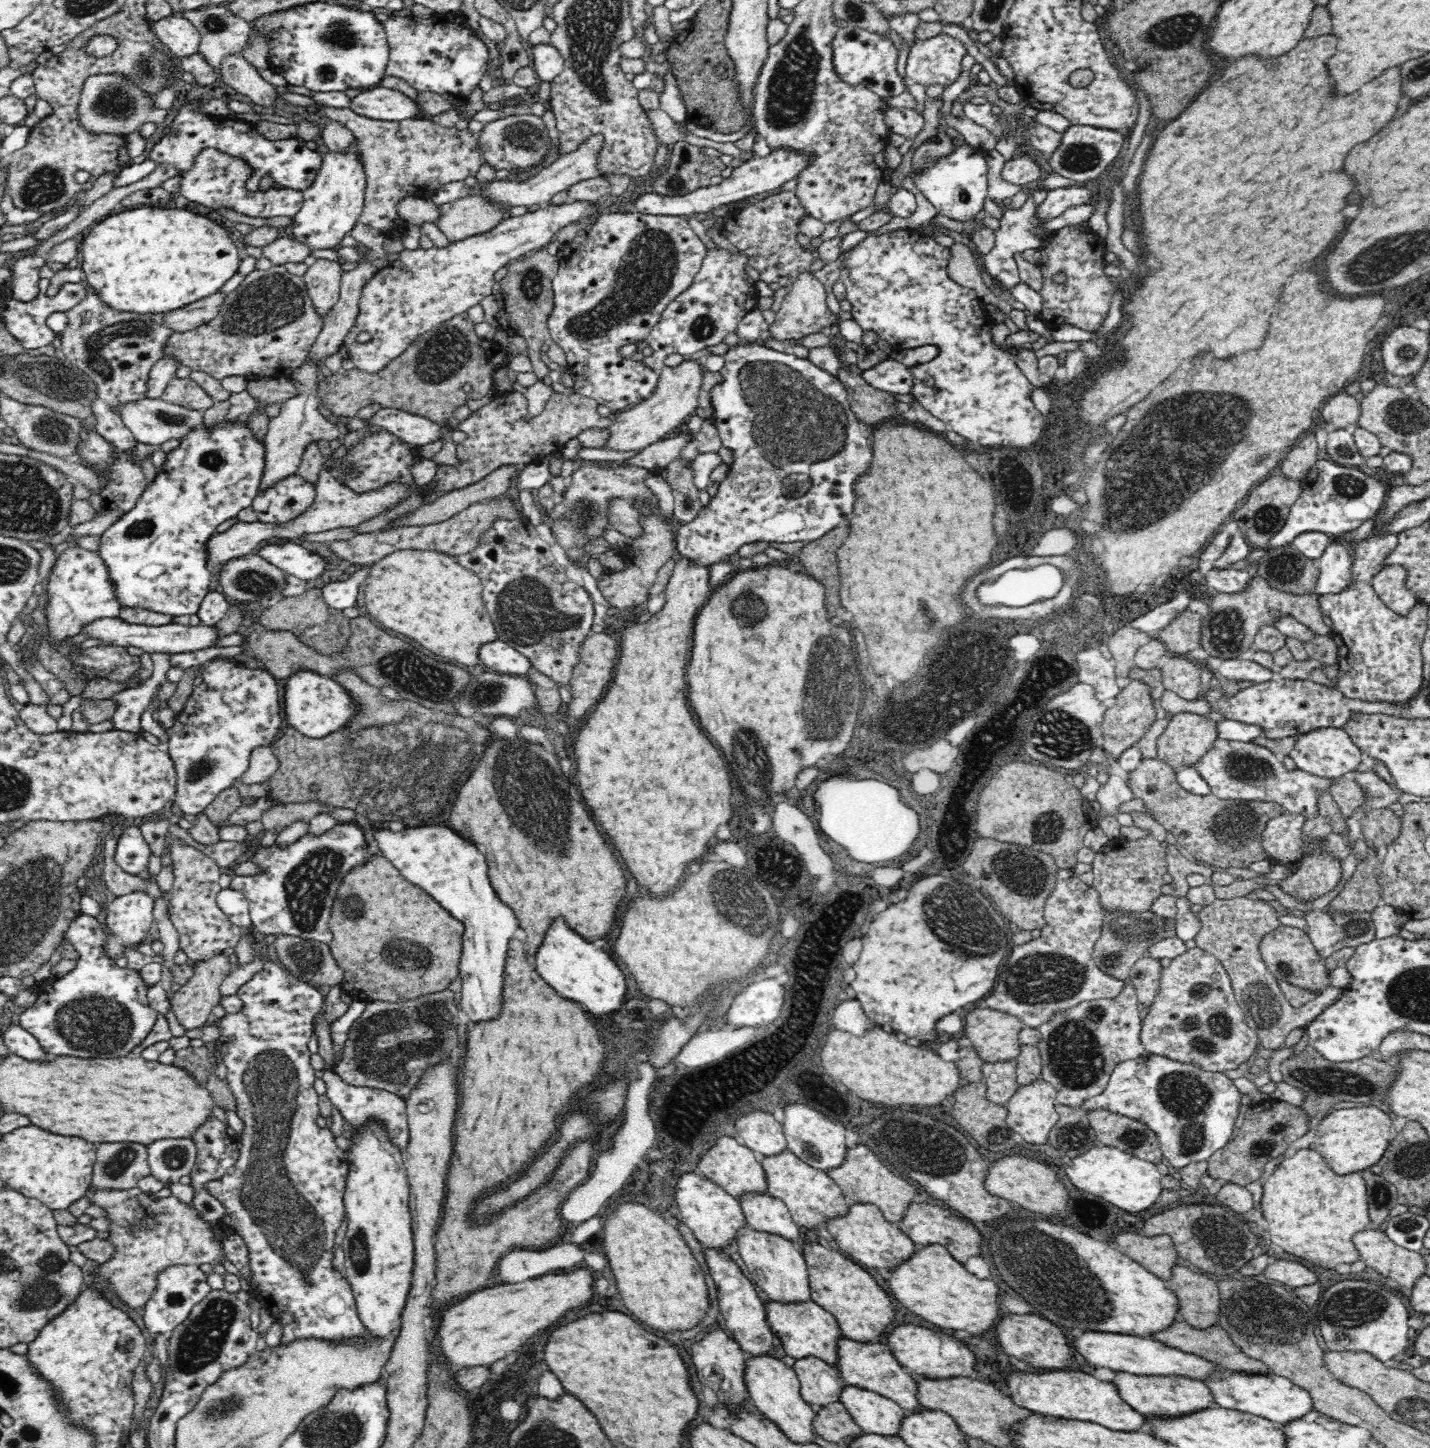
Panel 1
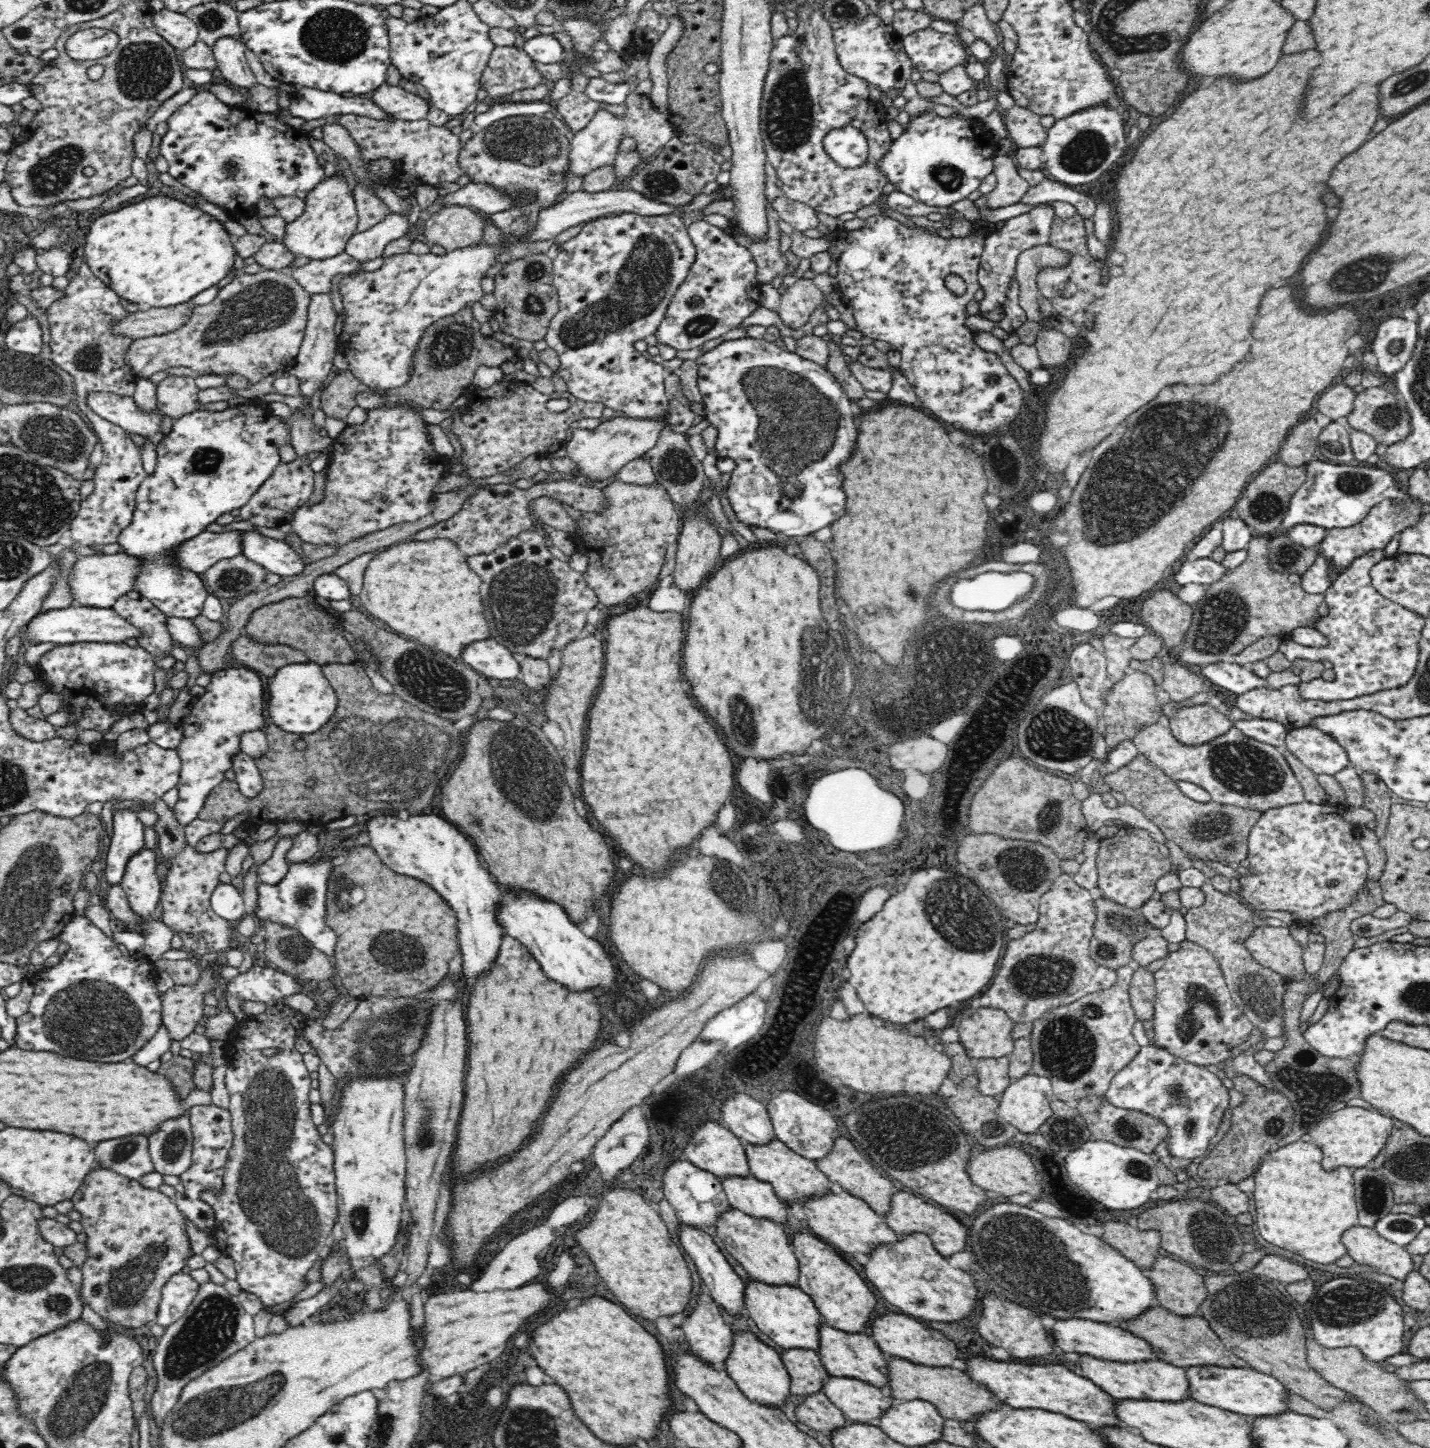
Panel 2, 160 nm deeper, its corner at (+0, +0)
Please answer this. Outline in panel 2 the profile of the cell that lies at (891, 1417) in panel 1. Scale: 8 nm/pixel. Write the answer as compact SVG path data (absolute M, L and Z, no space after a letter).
M829 1375L820 1390L844 1413L848 1421L877 1427L880 1416L891 1408L893 1400L885 1390L846 1376Z

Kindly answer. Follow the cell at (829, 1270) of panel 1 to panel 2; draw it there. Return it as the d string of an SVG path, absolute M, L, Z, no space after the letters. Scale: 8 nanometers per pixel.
M797 1230L792 1238L792 1251L798 1260L798 1281L800 1287L819 1310L822 1320L832 1328L848 1332L864 1332L870 1316L876 1308L876 1296L860 1278L840 1252L828 1245L822 1238Z

